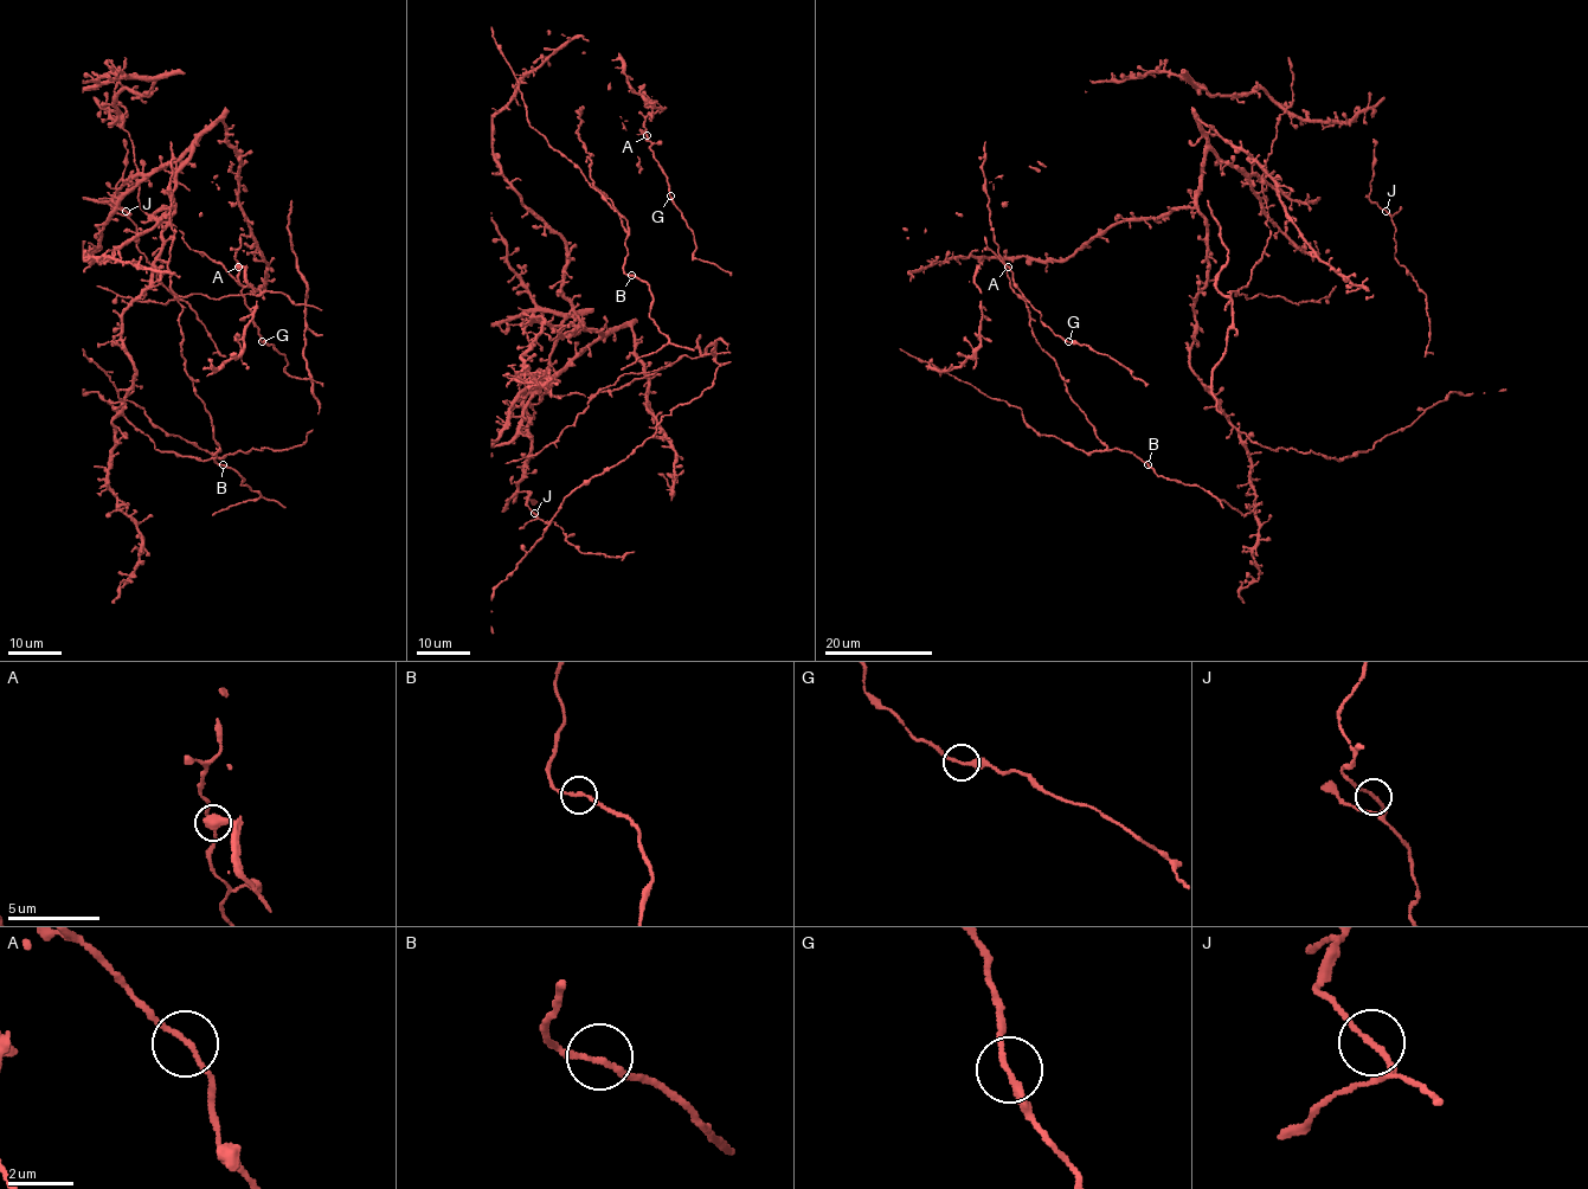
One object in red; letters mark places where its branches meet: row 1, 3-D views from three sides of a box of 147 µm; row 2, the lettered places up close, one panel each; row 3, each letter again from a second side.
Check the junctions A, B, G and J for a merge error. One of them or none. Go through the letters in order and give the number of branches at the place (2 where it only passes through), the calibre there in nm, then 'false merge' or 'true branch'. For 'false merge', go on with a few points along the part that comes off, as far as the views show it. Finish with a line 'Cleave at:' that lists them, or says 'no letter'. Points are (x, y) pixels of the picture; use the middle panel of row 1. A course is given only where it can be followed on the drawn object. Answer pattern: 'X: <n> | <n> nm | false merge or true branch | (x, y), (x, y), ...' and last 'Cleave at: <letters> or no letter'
A: 2 | 160 nm | true branch
B: 2 | 180 nm | true branch
G: 2 | 200 nm | true branch
J: 2 | 170 nm | true branch
Cleave at: no letter

